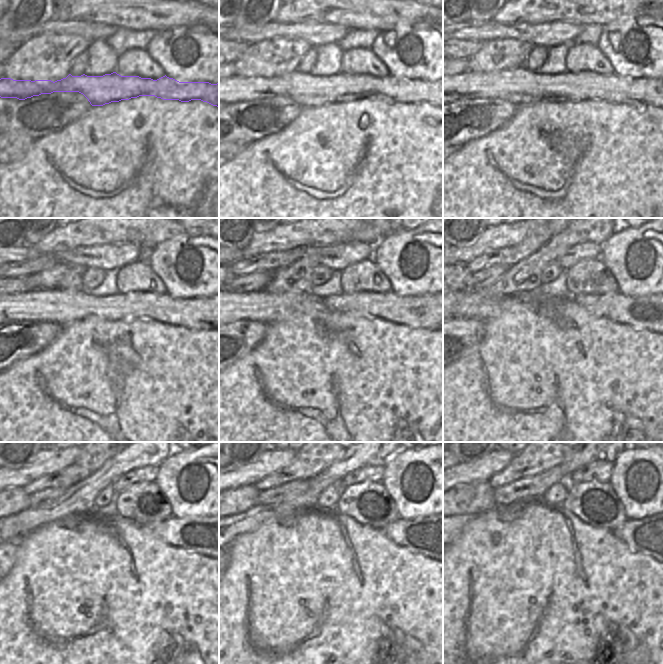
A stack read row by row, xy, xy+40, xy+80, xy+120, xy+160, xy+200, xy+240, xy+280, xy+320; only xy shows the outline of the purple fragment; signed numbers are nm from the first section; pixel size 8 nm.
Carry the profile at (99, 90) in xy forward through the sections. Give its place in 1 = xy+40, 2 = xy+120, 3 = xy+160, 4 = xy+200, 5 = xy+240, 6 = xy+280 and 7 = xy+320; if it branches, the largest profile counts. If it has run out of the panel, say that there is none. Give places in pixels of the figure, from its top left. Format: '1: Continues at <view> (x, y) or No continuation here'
1: Continues at xy+40 (309, 91)
2: Continues at xy+120 (61, 307)
3: Continues at xy+160 (414, 311)
4: Continues at xy+200 (646, 313)
5: Continues at xy+240 (198, 535)
6: Continues at xy+280 (422, 536)
7: Continues at xy+320 (646, 536).

